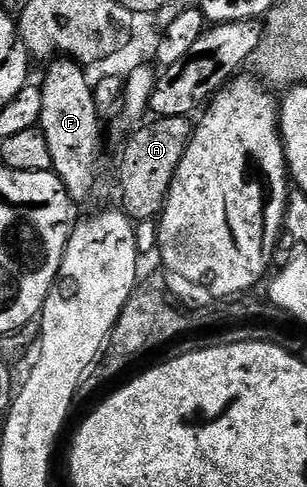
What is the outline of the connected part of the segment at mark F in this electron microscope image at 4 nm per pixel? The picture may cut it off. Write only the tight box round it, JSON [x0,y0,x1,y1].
[38,56,102,203]

